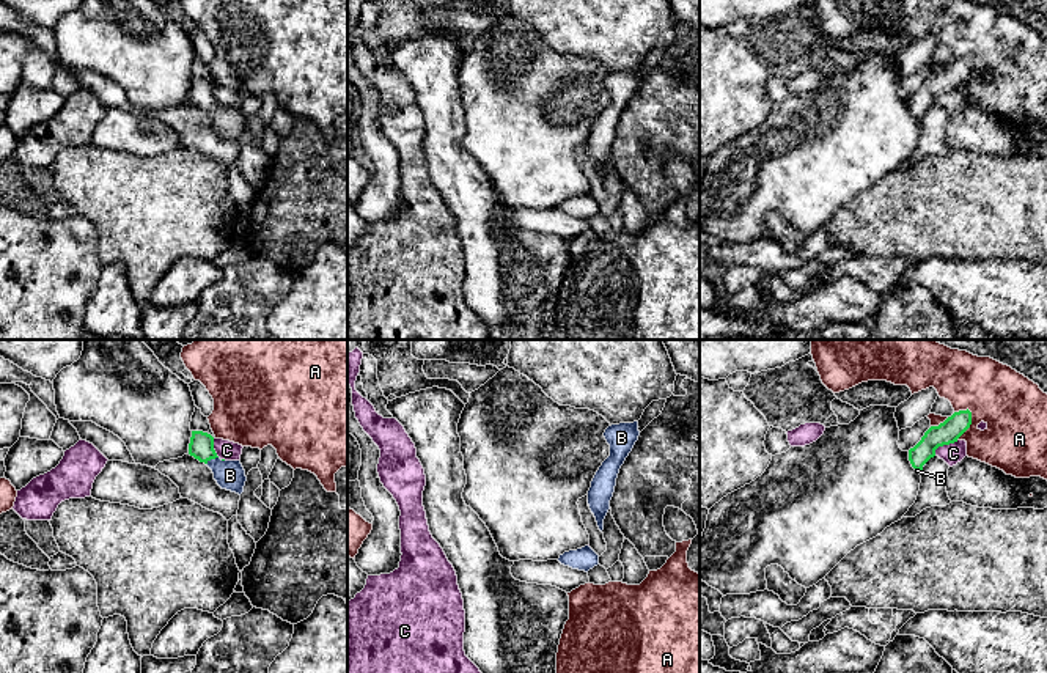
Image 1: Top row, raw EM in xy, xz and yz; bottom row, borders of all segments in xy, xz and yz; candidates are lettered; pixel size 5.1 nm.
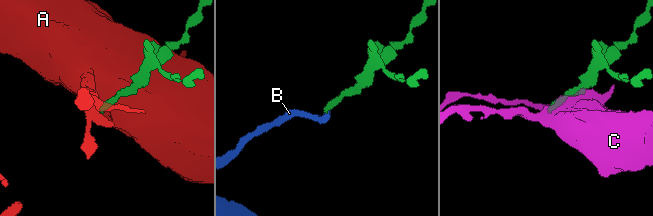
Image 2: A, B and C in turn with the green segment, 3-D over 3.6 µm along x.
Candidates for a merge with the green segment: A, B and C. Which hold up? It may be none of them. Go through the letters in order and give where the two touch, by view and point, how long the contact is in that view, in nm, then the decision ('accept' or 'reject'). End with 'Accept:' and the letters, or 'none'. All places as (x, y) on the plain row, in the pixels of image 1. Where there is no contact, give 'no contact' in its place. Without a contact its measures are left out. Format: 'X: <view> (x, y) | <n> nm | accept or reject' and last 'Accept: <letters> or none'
A: yz (970, 71) | 180 nm | reject
B: xy (211, 106) | 80 nm | accept
C: yz (944, 91) | 150 nm | reject
Accept: B

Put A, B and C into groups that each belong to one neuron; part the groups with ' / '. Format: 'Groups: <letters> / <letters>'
Groups: A / B / C

